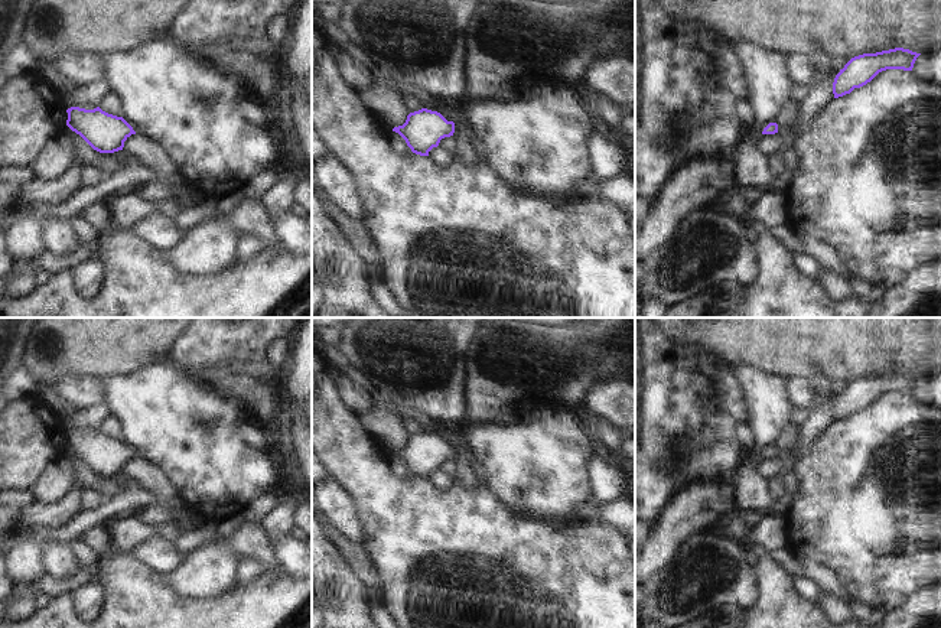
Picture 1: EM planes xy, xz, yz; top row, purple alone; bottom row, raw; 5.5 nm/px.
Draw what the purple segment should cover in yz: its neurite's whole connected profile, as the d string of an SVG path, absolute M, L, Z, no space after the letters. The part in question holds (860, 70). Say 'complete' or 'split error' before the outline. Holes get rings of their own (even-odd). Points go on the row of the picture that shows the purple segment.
complete | M895 48L852 58L834 78L834 98L850 94L854 88L866 85L882 71L912 71L914 64L919 55L921 53L912 52L909 49Z

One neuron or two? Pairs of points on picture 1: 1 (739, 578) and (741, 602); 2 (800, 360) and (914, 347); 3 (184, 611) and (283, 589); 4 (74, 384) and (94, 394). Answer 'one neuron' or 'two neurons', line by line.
1: one neuron
2: one neuron
3: one neuron
4: one neuron

